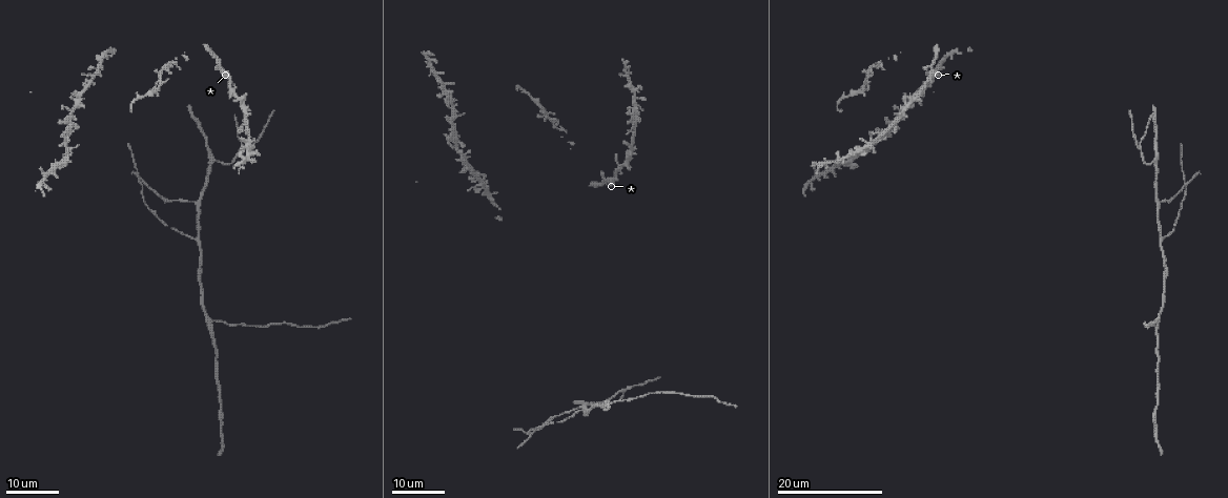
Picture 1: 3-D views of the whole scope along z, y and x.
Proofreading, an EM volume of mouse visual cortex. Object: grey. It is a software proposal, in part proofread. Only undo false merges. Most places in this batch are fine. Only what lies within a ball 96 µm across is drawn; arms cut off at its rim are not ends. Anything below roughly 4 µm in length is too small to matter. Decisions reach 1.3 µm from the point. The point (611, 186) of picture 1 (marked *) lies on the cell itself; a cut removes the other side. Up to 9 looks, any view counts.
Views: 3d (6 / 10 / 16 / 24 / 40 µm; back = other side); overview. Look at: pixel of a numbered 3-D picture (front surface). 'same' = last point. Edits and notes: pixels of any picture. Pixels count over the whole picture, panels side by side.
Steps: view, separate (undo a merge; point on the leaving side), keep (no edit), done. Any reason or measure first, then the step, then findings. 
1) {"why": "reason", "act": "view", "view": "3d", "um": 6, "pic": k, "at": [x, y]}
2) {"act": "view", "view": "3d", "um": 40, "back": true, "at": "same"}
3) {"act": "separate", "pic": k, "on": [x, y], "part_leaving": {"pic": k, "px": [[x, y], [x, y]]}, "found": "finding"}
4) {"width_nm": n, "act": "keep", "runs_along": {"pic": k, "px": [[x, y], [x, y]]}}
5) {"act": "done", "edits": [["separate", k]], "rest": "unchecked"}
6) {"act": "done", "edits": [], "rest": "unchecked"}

{"act": "view", "view": "3d", "um": 24, "pic": 1, "at": [73, 148]}

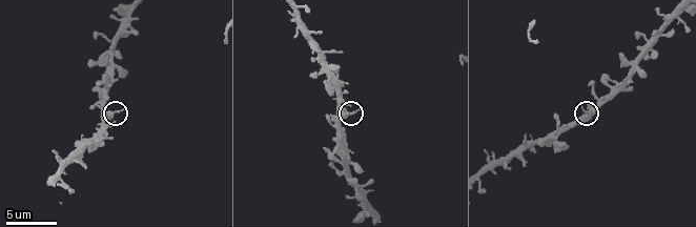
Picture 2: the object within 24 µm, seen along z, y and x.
{"act": "view", "view": "3d", "um": 6, "pic": 2, "at": [113, 115]}

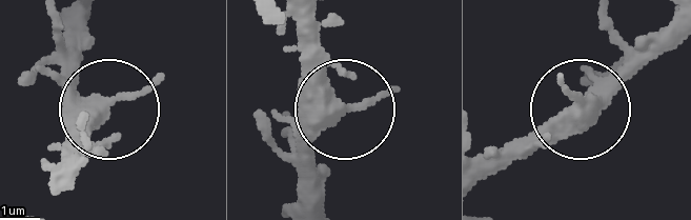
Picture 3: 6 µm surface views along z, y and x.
{"act": "keep", "found": "continuous, no second cell"}

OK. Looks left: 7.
{"why": "branch point", "act": "view", "view": "3d", "um": 24, "pic": 1, "at": [212, 322]}

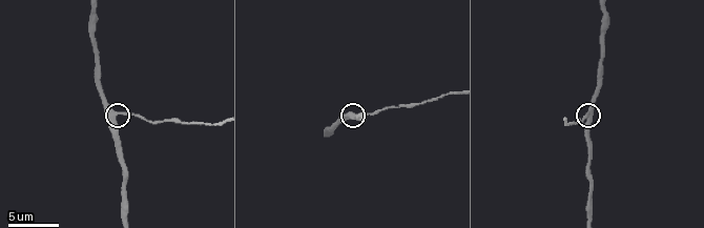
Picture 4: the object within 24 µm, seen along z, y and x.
{"act": "view", "view": "3d", "um": 6, "pic": 4, "at": [114, 116]}

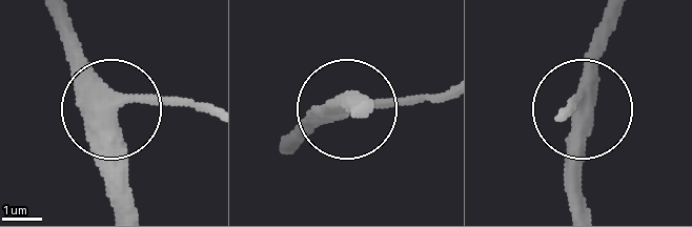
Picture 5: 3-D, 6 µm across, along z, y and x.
{"act": "keep", "runs_along": {"pic": 5, "px": [[285, 147], [349, 104]]}, "found": "continuous, no second cell"}

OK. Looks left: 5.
{"why": "branch point", "act": "view", "view": "3d", "um": 24, "pic": 1, "at": [195, 237]}

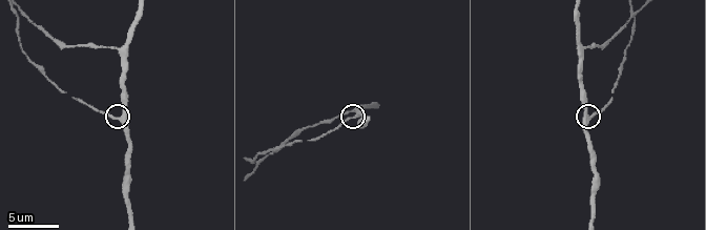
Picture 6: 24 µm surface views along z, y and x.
{"act": "view", "view": "3d", "um": 6, "pic": 6, "at": [121, 118]}

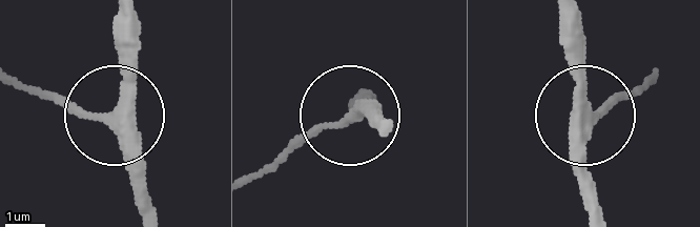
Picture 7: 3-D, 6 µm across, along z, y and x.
{"side_arm_um": 6, "act": "keep", "found": "all the same cell"}

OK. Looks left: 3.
{"why": "four-way junction", "act": "view", "view": "3d", "um": 6, "pic": 6, "at": [119, 50]}

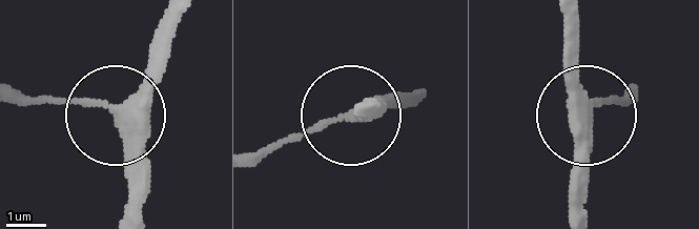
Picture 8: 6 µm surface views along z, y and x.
{"side_arm_um": 24, "act": "keep", "runs_along": {"pic": 8, "px": [[179, 23], [162, 63], [122, 103], [21, 103]]}, "found": "all the same cell"}

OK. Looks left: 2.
{"act": "done", "edits": [], "rest": "unchecked"}

